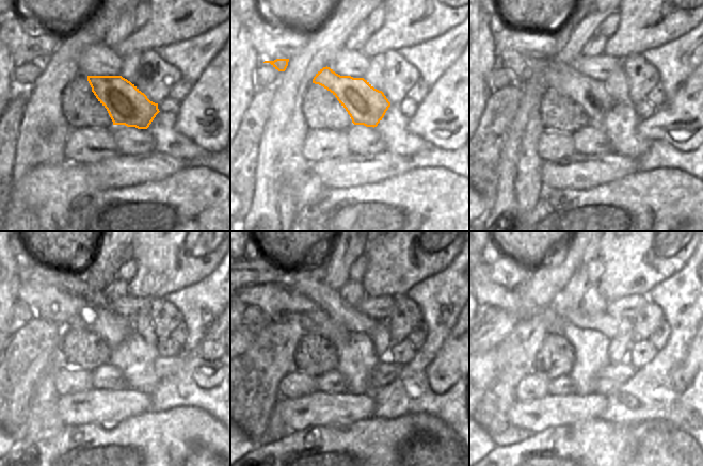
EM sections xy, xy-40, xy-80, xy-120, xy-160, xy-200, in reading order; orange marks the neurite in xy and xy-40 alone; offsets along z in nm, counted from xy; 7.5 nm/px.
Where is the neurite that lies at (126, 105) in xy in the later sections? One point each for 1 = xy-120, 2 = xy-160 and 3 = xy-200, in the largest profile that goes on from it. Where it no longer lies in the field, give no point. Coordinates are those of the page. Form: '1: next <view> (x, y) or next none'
1: next xy-120 (49, 303)
2: next xy-160 (281, 302)
3: next xy-200 (510, 301)

